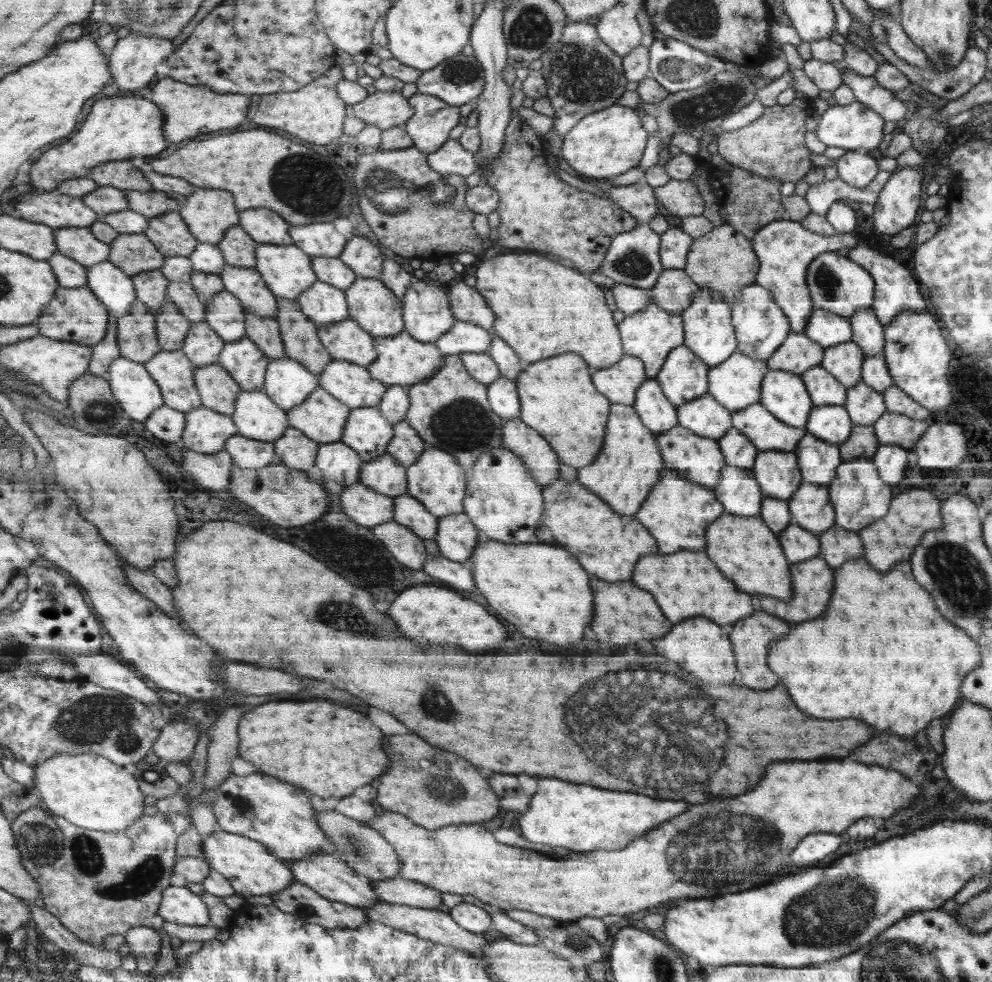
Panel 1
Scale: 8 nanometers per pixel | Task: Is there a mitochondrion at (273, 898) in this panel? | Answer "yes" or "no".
no

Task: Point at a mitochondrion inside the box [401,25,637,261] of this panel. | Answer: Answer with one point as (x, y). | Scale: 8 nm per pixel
(580, 74)

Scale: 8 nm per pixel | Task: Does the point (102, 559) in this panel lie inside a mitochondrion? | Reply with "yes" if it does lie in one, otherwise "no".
no

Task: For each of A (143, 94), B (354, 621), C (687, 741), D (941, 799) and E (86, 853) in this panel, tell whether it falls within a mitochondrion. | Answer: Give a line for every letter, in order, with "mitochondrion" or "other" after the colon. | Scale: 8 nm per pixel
A: other
B: mitochondrion
C: mitochondrion
D: other
E: mitochondrion

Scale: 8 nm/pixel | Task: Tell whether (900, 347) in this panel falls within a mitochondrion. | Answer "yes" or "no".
yes

